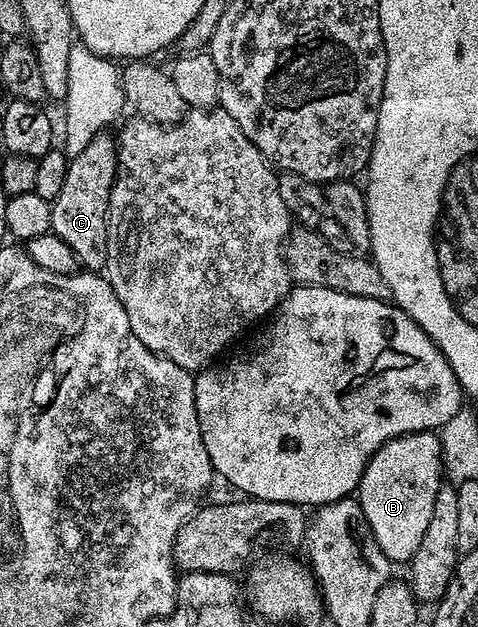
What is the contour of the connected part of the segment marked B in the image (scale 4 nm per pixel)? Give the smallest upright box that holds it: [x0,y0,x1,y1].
[357,431,443,562]

